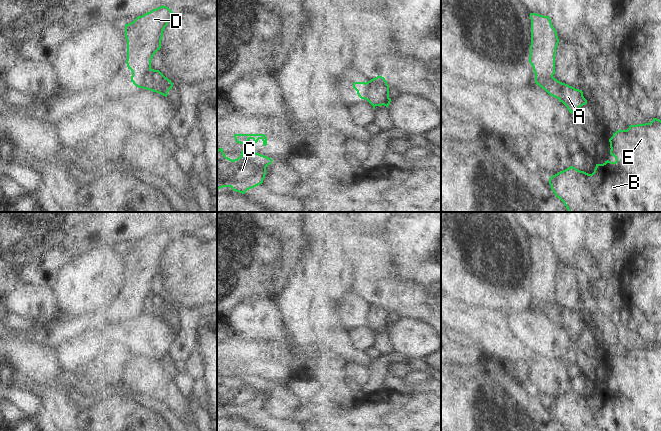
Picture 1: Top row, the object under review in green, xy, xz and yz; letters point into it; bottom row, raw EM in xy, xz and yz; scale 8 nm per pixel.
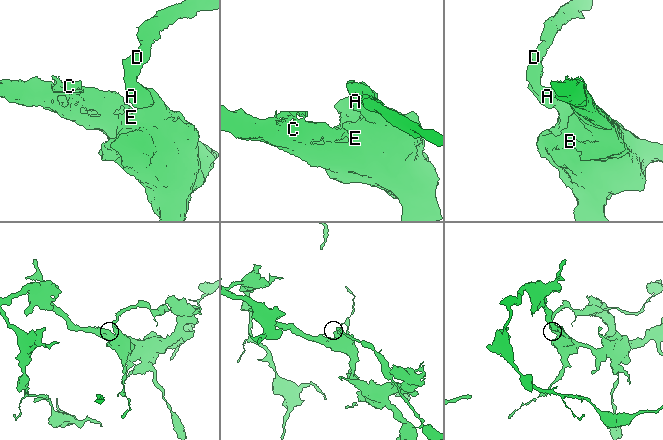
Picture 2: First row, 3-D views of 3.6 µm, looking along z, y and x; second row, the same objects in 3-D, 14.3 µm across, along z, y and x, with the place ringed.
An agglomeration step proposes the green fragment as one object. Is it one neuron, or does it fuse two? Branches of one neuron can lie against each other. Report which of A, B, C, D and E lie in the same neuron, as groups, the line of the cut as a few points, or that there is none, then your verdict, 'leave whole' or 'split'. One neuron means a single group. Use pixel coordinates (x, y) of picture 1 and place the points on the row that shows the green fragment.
A B C E / D; cut in xy along (150, 68), (133, 82); split

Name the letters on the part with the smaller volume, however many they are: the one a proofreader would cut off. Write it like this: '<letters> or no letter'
D

